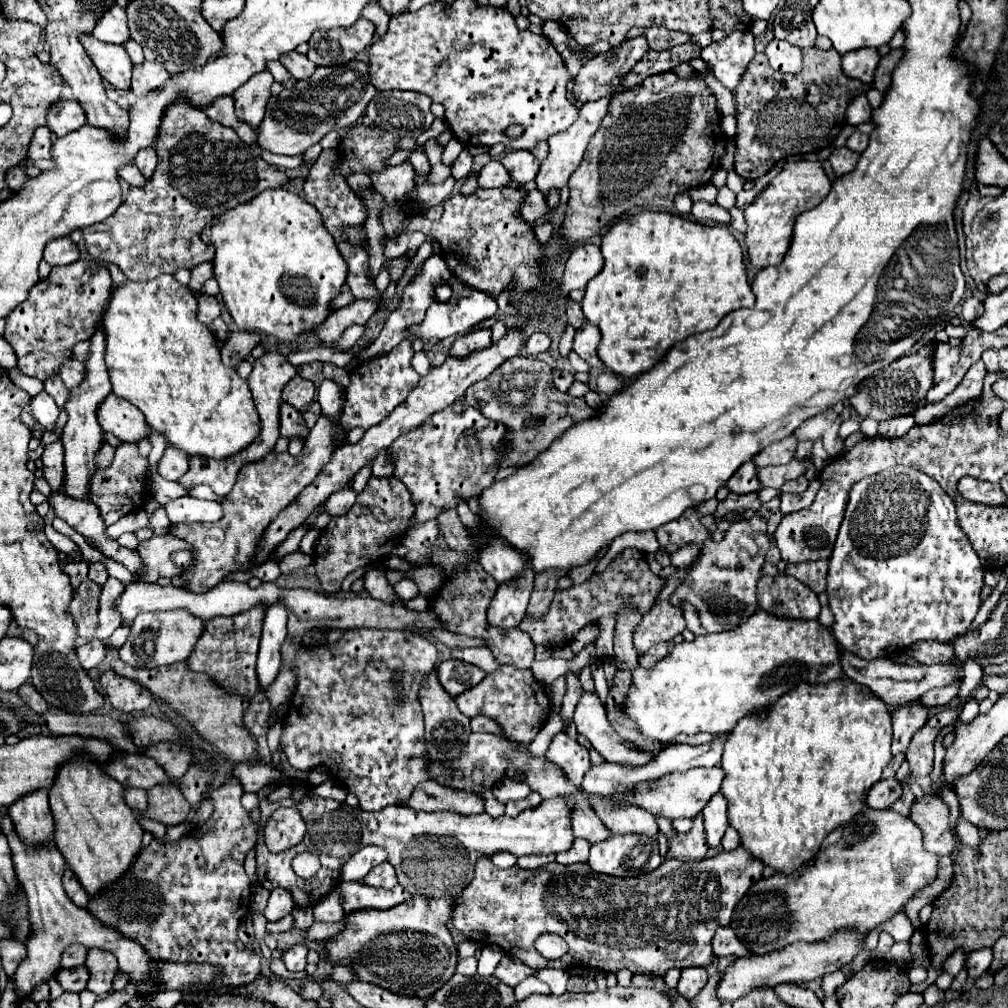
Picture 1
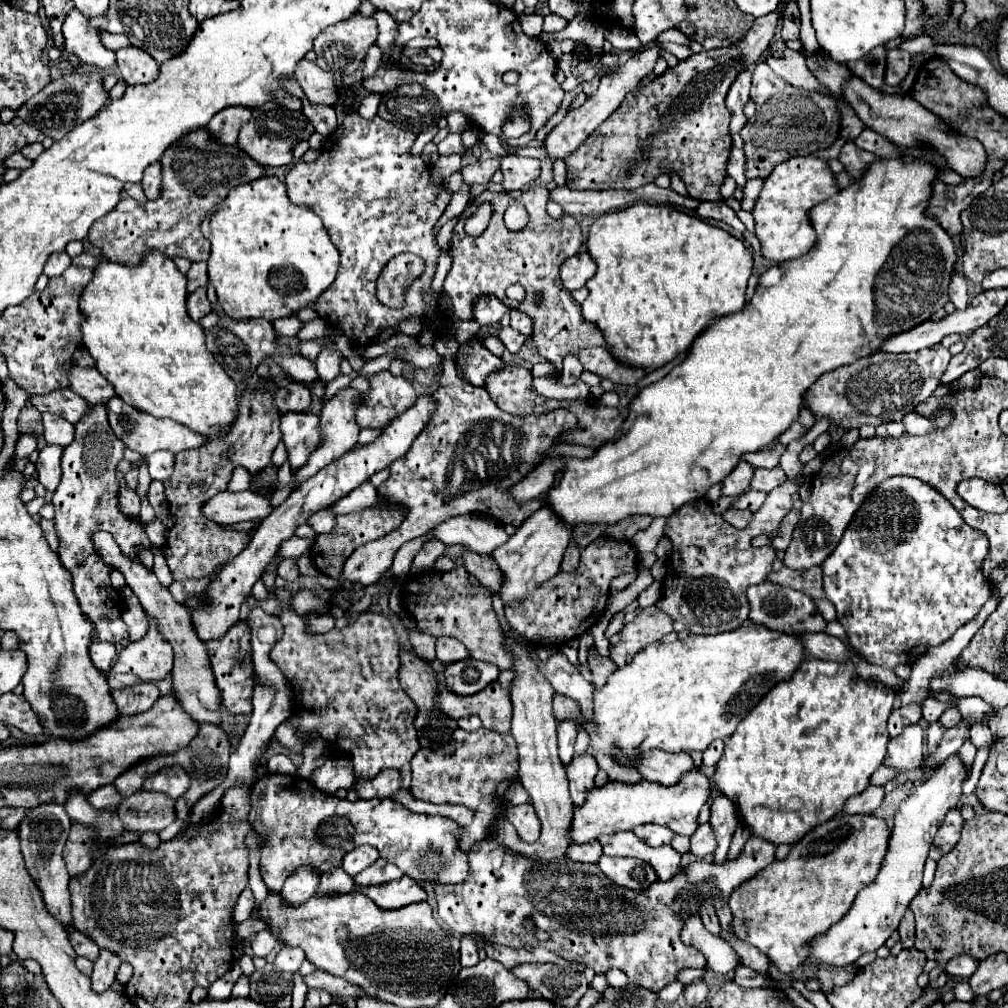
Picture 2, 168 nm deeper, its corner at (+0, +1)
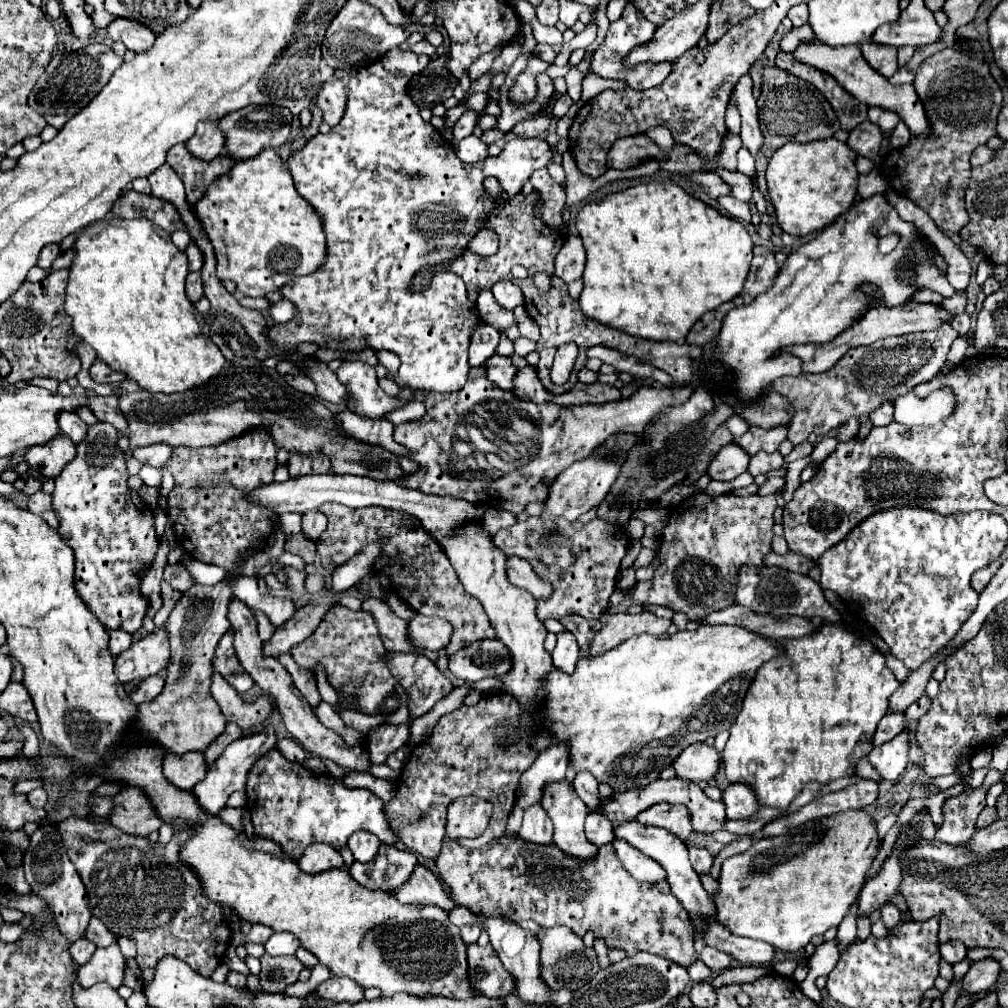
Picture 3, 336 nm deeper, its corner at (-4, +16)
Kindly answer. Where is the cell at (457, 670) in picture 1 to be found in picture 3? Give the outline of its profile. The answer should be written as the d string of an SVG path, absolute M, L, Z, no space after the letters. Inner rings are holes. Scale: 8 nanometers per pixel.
M499 638L477 640L449 658L449 672L467 684L503 676L511 670L511 652Z

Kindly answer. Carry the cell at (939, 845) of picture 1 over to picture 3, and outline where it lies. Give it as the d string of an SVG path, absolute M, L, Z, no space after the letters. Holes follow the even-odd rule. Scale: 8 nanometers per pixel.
M989 770L989 774L985 776L985 782L979 788L965 790L959 796L947 798L943 804L943 824L939 826L935 838L951 846L965 844L969 836L975 832L975 822L977 822L977 816L981 814L981 808L985 808L987 790L993 784L1001 782L1003 778L1005 778L1005 772Z

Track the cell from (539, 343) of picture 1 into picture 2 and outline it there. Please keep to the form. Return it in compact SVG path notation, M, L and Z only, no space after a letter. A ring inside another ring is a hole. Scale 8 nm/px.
M503 327L497 337L503 341L503 345L511 351L511 353L519 353L519 349L525 345L525 335L521 335L519 331L515 331L513 327Z

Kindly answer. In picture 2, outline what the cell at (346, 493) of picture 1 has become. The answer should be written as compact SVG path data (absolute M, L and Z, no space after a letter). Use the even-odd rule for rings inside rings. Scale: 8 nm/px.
M327 507L327 509L321 509L321 511L313 513L307 523L309 523L317 533L329 533L329 531L335 527L335 519L337 519L337 515Z

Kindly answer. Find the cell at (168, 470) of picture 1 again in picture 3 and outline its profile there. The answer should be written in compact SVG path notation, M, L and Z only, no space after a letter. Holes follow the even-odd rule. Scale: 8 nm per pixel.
M151 444L151 446L143 446L143 448L133 448L133 458L137 458L141 464L159 468L159 466L165 466L171 452L173 452L173 448L169 448L167 444Z

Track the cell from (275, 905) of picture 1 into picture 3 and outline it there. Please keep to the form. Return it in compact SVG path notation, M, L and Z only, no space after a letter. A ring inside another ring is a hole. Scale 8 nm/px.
M311 844L305 850L305 856L301 856L299 860L299 868L307 874L319 874L341 866L343 866L343 856L339 854L339 850L329 848L327 844Z

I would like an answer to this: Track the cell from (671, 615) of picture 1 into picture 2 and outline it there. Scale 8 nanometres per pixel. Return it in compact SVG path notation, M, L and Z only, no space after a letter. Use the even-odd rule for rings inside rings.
M657 605L645 607L631 623L621 629L621 641L611 647L611 659L621 667L633 661L633 657L647 645L659 641L673 631L673 619Z

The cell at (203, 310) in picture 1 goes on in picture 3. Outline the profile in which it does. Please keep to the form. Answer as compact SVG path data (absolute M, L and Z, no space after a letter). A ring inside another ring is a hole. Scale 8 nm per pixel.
M199 272L187 274L187 296L191 302L197 302L203 296L203 280L201 280Z

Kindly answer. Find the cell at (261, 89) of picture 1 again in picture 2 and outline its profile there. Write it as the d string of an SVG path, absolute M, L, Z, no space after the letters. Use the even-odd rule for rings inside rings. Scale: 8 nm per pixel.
M225 107L225 111L219 111L213 115L213 119L207 123L207 129L225 145L237 143L239 129L251 119L249 107Z

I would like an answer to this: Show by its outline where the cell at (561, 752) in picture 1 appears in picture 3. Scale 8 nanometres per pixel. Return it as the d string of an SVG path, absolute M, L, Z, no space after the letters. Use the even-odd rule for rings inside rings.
M579 772L575 776L573 782L575 792L579 794L579 798L585 802L585 806L589 810L595 810L599 804L599 794L597 794L597 780L593 780L593 776L589 776L589 772Z

